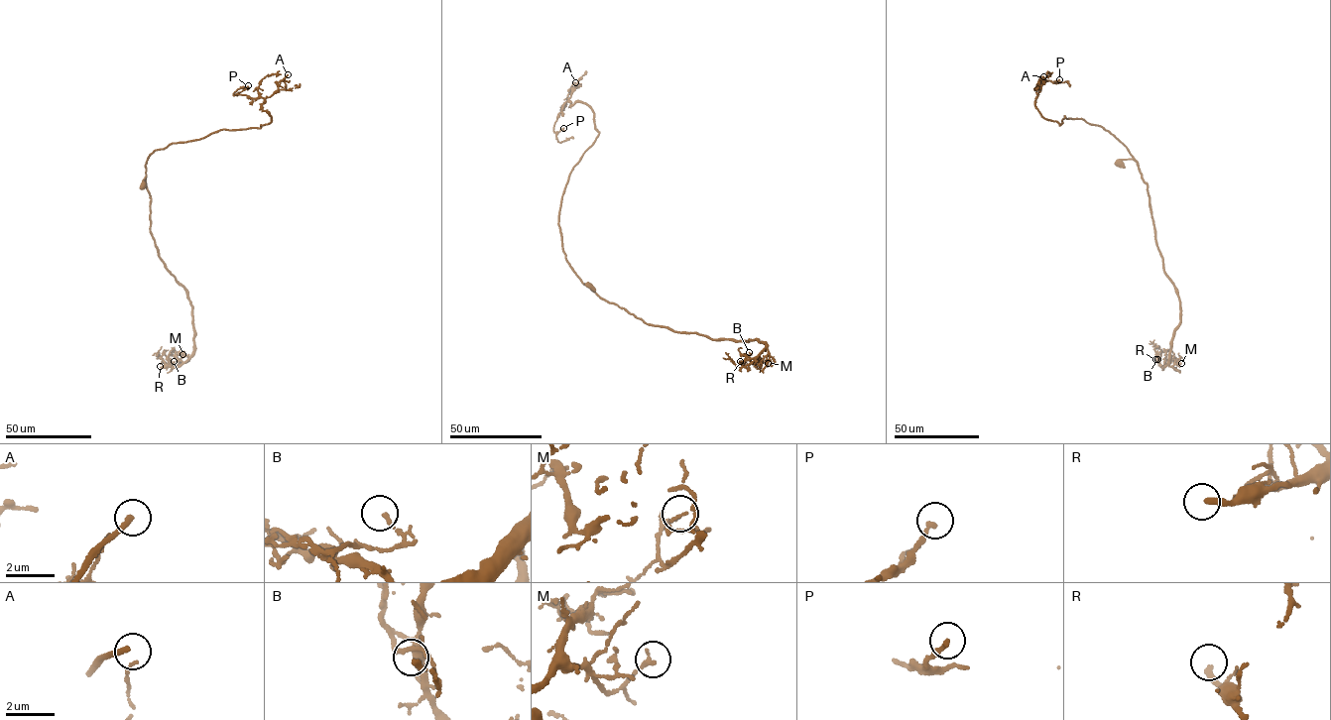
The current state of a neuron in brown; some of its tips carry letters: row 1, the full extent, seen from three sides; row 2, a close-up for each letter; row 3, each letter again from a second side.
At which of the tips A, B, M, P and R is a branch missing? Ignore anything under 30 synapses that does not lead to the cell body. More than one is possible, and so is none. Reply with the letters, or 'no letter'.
A

